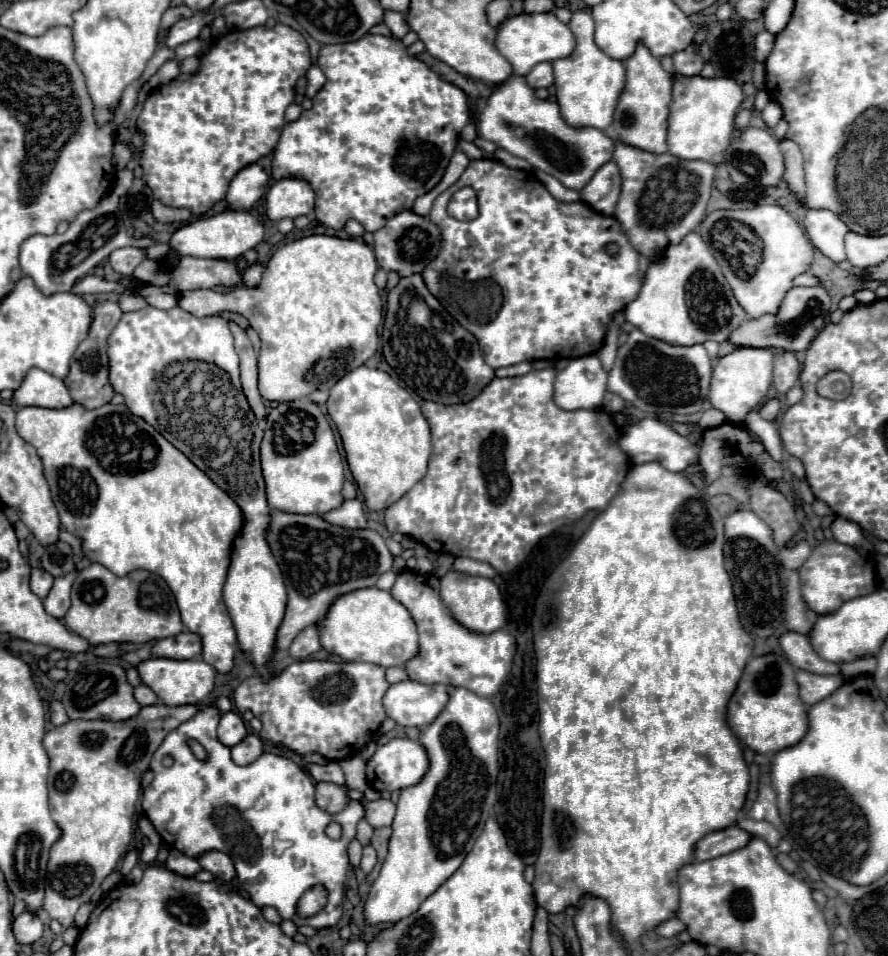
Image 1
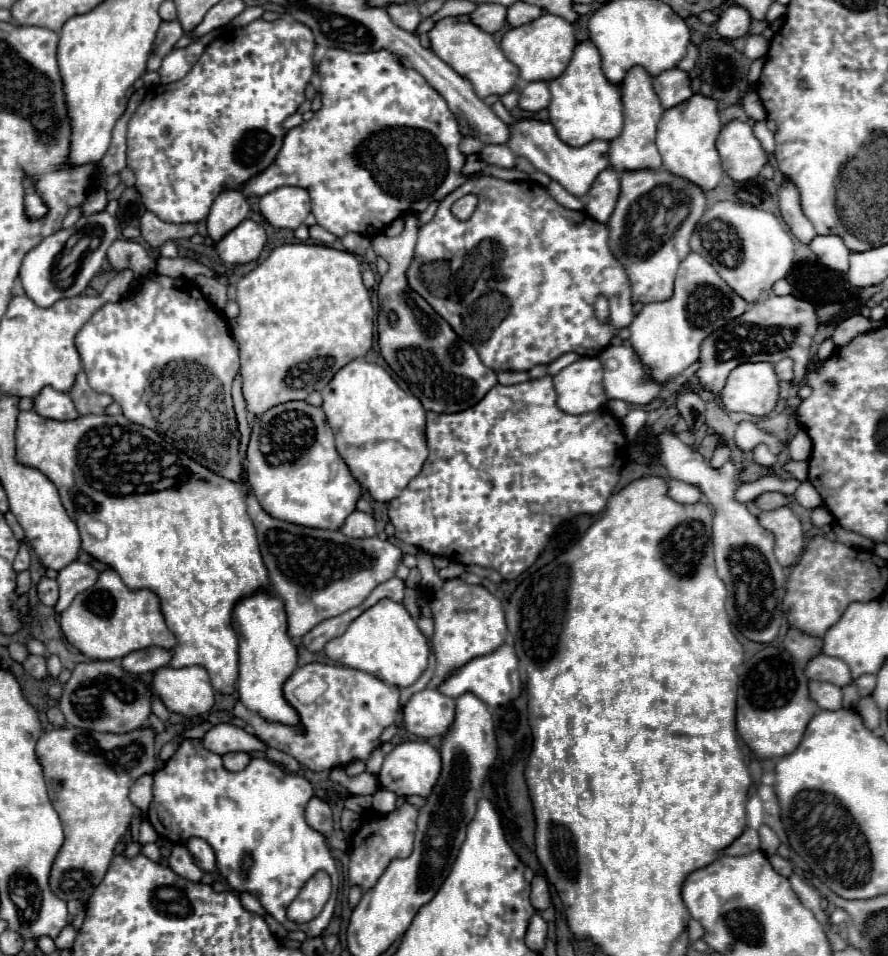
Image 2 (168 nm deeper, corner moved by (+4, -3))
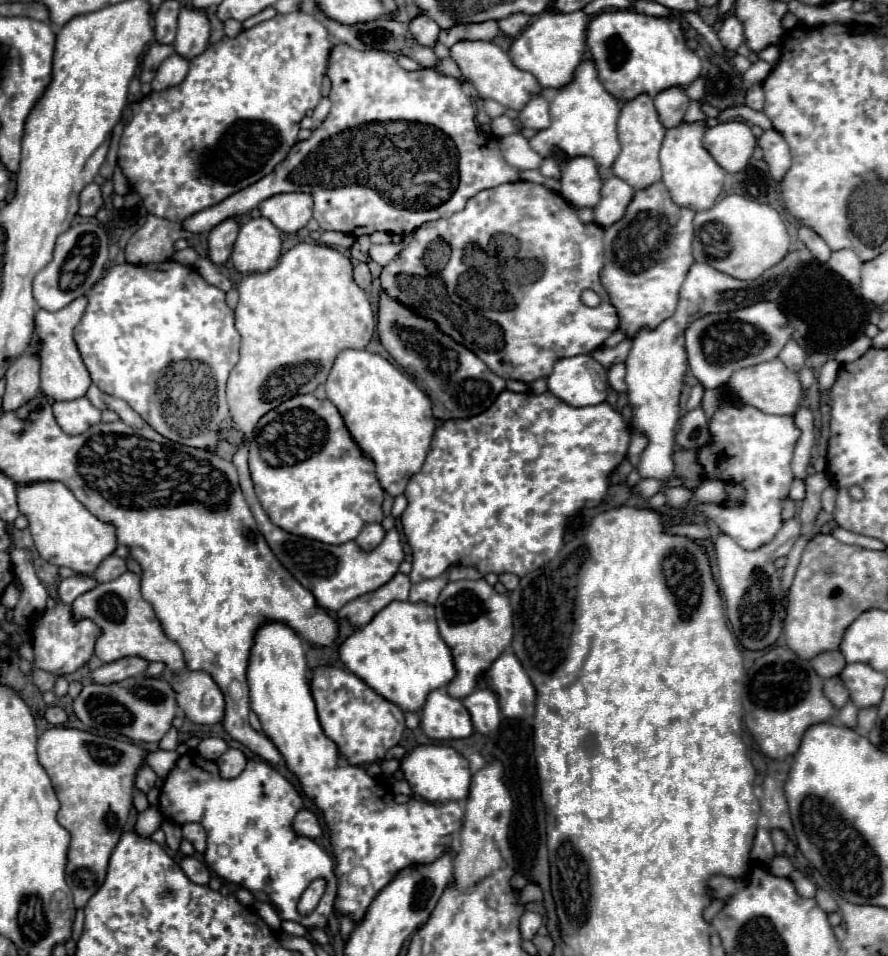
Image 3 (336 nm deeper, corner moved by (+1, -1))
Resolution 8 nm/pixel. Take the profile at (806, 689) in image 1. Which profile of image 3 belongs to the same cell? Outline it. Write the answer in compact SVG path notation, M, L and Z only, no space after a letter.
M830 677L830 679L824 679L824 695L834 703L836 709L844 707L844 703L850 699L846 687L842 685L840 677Z

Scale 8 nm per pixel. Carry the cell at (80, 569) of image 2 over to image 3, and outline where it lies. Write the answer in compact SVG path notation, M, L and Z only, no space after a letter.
M108 557L108 559L104 559L104 561L94 569L94 573L90 573L88 577L96 579L98 583L104 583L104 581L112 581L112 579L120 577L124 571L126 571L124 559L120 559L120 557Z

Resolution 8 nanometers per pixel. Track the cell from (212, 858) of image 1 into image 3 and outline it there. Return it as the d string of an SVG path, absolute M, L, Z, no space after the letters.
M188 823L188 825L182 827L182 835L184 835L184 839L188 839L194 845L196 853L204 855L204 851L206 851L206 831L204 831L202 825Z

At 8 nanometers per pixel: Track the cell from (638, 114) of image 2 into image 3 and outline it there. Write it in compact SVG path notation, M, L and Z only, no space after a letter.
M638 95L636 99L624 103L620 117L618 117L618 139L620 139L622 151L612 165L612 173L616 177L624 179L634 189L642 189L642 187L648 187L648 185L660 181L662 171L660 171L658 151L660 151L664 133L666 133L666 129L662 127L662 121L658 119L658 111L654 111L652 97Z

